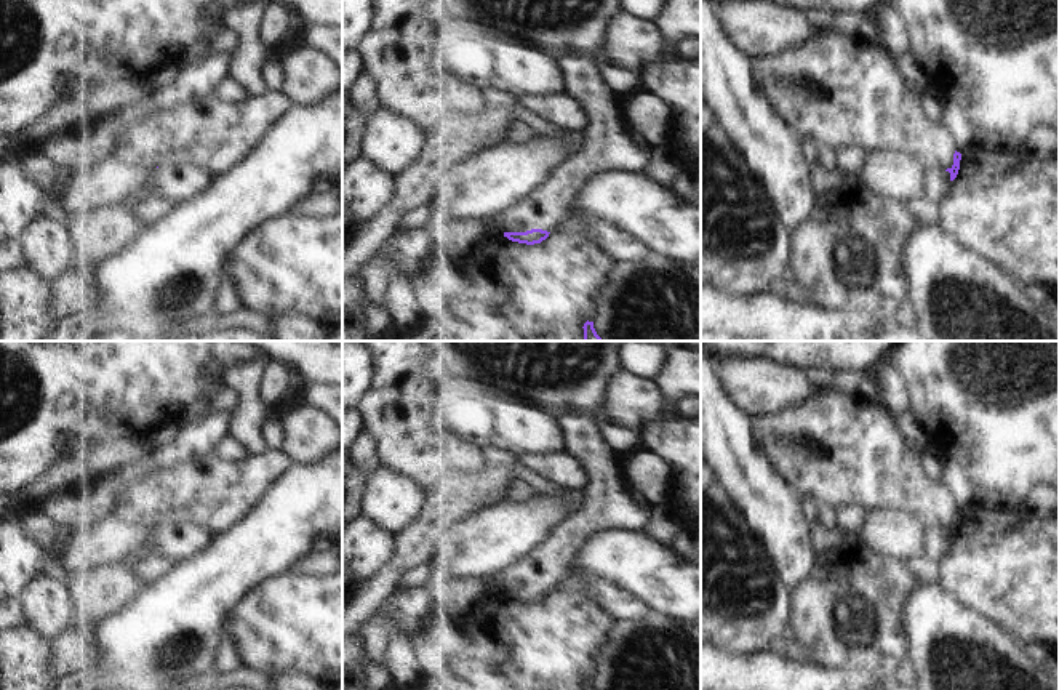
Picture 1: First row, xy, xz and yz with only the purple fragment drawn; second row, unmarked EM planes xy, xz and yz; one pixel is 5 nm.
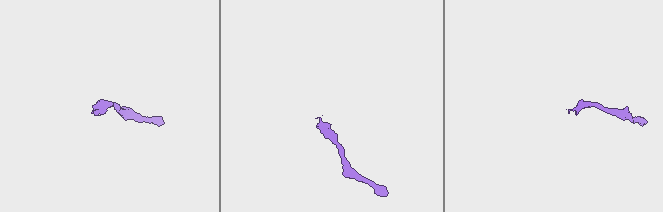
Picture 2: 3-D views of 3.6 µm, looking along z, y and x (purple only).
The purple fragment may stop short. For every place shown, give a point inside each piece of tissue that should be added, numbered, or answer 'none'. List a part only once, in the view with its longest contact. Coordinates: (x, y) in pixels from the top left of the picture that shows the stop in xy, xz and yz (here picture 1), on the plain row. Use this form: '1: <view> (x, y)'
1: xz (608, 505)

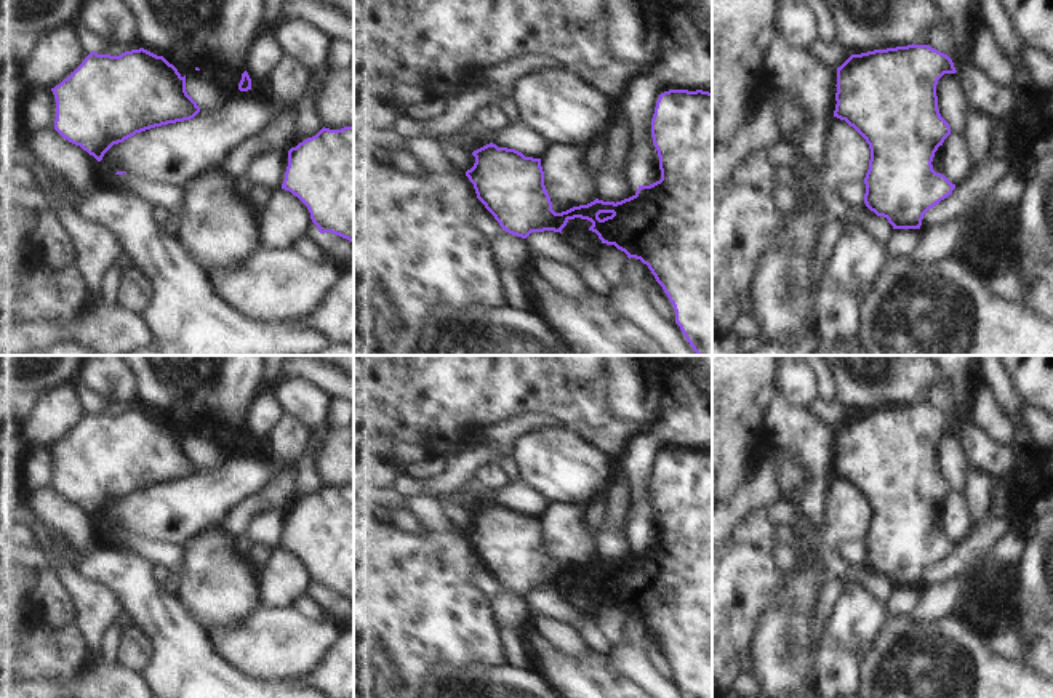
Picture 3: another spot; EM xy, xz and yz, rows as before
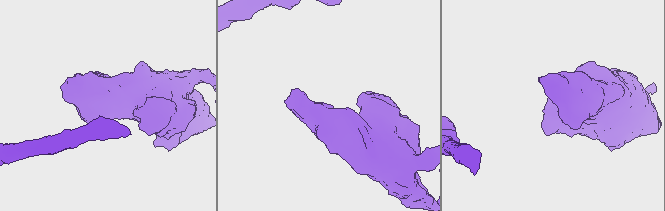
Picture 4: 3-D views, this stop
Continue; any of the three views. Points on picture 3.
none

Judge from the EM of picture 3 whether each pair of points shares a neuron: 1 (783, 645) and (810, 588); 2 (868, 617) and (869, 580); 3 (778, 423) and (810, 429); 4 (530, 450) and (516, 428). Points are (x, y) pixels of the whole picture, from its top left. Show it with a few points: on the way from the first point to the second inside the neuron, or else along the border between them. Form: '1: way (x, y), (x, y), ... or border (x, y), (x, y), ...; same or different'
1: way (784, 631), (784, 625), (797, 602); same
2: border (858, 578), (882, 604); different
3: way (786, 425), (791, 429), (802, 429); same
4: border (554, 421), (528, 431), (512, 453); different

